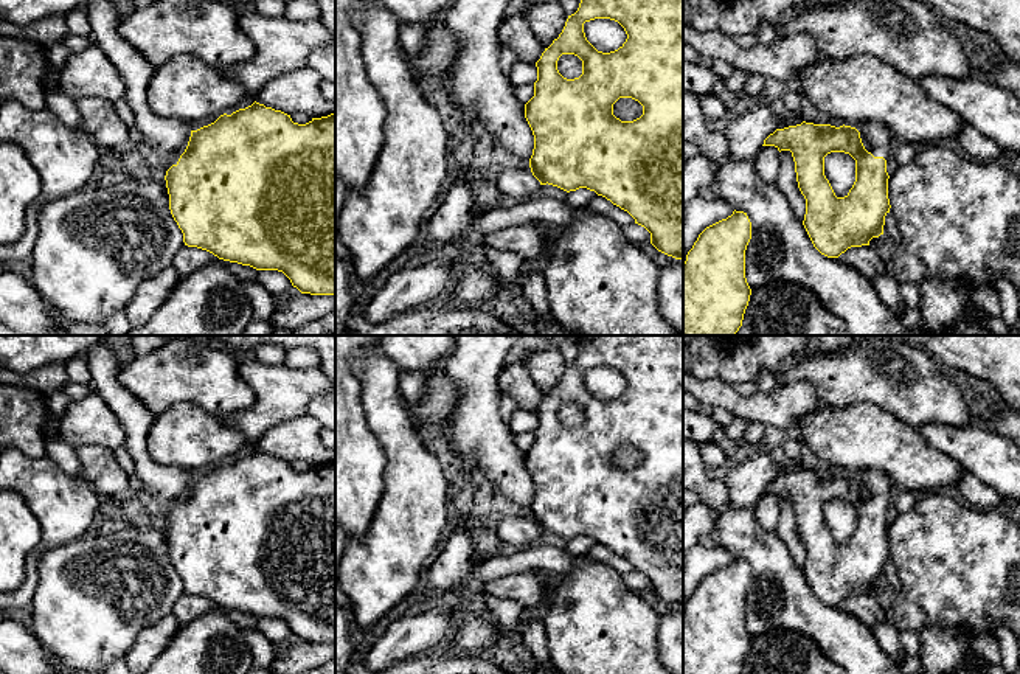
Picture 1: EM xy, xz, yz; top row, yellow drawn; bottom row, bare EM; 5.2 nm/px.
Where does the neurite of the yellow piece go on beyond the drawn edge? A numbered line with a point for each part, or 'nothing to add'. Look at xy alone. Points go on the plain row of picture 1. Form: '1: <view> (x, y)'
1: xy (170, 485)

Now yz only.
1: yz (876, 486)

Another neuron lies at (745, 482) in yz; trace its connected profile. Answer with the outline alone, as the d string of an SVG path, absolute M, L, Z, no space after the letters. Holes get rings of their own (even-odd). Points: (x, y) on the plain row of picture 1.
M768 449L733 466L725 475L731 506L755 506L762 497L764 488L776 477L779 477L779 467L772 460Z

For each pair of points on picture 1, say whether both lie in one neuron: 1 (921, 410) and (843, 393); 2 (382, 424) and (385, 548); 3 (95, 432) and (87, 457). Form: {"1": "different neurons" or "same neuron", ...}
{"1": "same neuron", "2": "same neuron", "3": "different neurons"}

